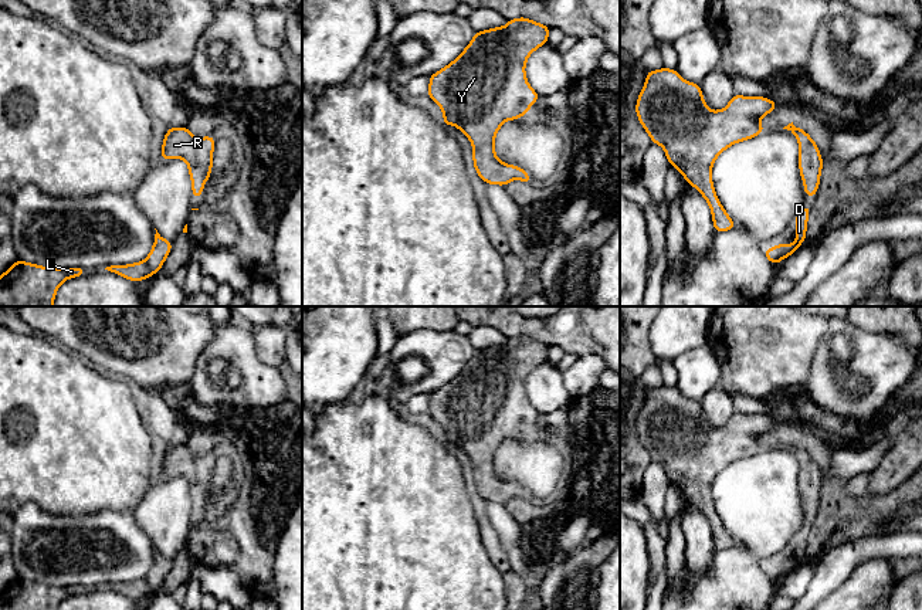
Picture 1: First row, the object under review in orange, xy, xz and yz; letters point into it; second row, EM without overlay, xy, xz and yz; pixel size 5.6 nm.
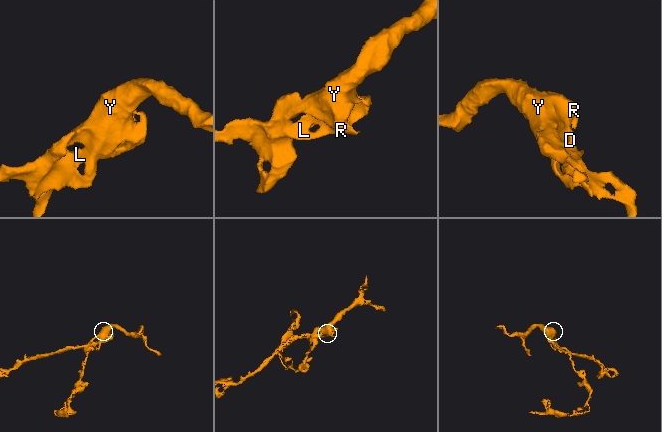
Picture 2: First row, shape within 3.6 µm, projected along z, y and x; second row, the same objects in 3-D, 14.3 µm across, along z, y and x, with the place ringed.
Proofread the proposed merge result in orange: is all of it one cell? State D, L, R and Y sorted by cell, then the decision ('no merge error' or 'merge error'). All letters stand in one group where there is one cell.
D L R Y | no merge error

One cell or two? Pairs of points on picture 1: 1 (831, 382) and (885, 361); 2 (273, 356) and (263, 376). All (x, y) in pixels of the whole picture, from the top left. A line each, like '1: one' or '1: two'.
1: one
2: two

